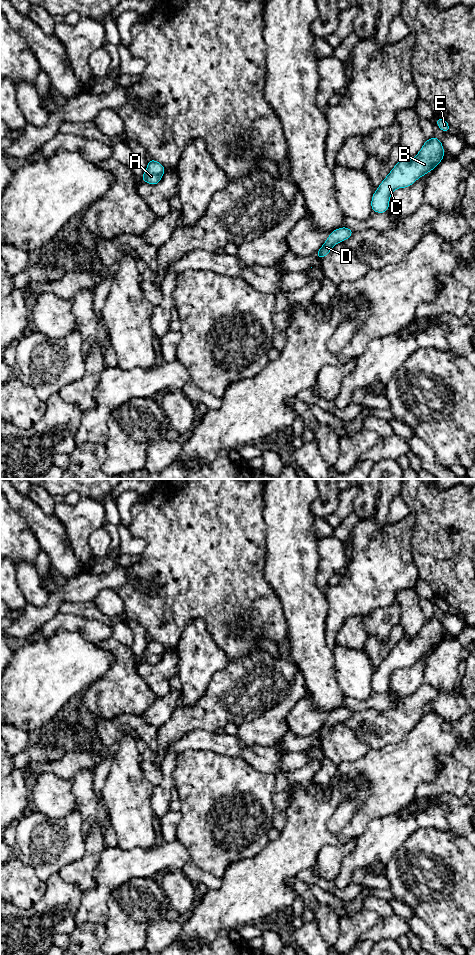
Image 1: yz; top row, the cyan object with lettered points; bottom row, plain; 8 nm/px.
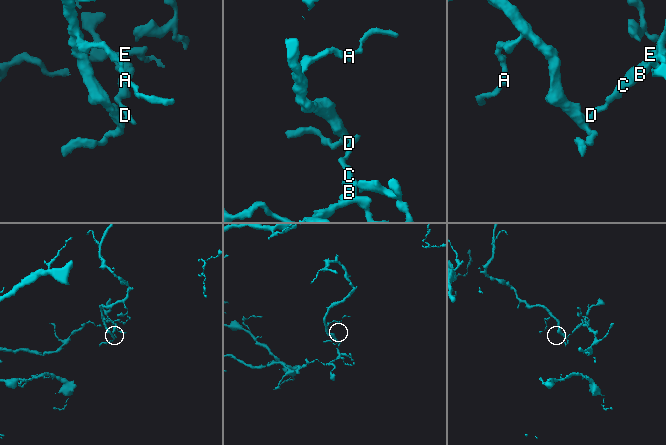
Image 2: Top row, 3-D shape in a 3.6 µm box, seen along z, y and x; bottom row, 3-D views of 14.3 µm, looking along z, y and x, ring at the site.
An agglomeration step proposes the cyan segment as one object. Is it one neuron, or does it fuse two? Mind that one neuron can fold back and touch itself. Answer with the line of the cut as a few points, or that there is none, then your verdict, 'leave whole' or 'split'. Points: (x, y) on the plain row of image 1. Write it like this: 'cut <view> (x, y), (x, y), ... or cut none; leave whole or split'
cut yz (317, 732), (319, 737); split

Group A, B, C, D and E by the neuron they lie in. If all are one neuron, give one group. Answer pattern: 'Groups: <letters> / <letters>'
Groups: A / B C D E

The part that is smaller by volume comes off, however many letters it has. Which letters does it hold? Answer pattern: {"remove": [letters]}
{"remove": ["A"]}

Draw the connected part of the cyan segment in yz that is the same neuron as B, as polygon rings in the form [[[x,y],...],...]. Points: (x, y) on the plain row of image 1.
[[[436,617],[426,620],[413,639],[400,640],[382,661],[373,673],[372,691],[386,693],[390,676],[395,669],[411,666],[418,658],[433,650],[443,638],[444,628],[441,621]]]

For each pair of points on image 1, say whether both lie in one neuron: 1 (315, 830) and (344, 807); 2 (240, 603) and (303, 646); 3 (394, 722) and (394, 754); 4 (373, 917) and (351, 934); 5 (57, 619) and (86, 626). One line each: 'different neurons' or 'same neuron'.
1: different neurons
2: different neurons
3: different neurons
4: same neuron
5: same neuron

